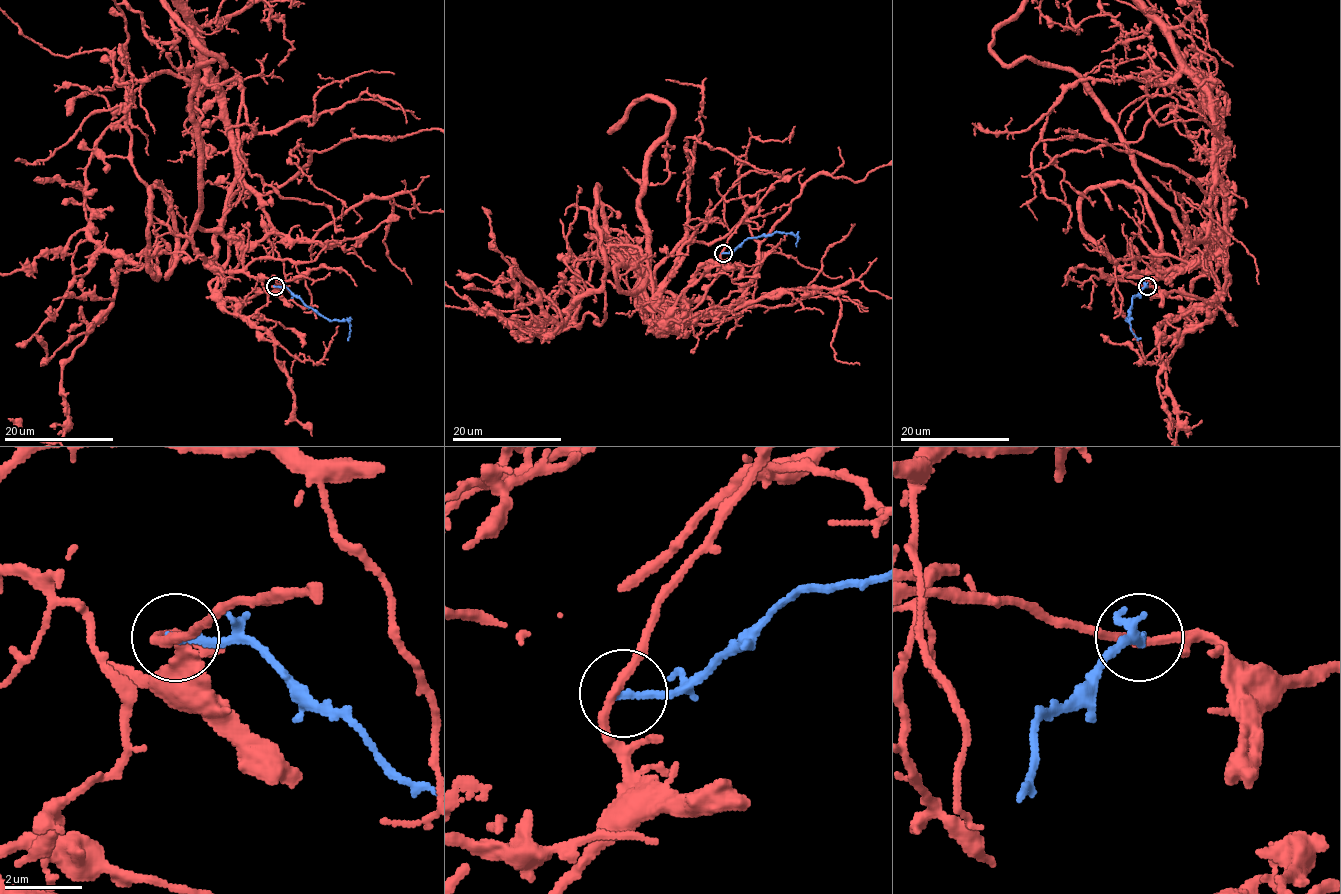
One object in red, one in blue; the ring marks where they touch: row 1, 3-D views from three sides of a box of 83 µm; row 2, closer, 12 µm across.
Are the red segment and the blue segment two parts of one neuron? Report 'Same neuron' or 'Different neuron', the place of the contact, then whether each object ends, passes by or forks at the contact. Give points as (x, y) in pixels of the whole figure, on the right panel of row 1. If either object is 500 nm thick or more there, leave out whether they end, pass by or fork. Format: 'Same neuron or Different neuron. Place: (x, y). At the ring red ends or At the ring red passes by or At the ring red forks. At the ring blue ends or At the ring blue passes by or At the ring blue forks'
Different neuron. Place: (1147, 286). At the ring red passes by. At the ring blue ends

